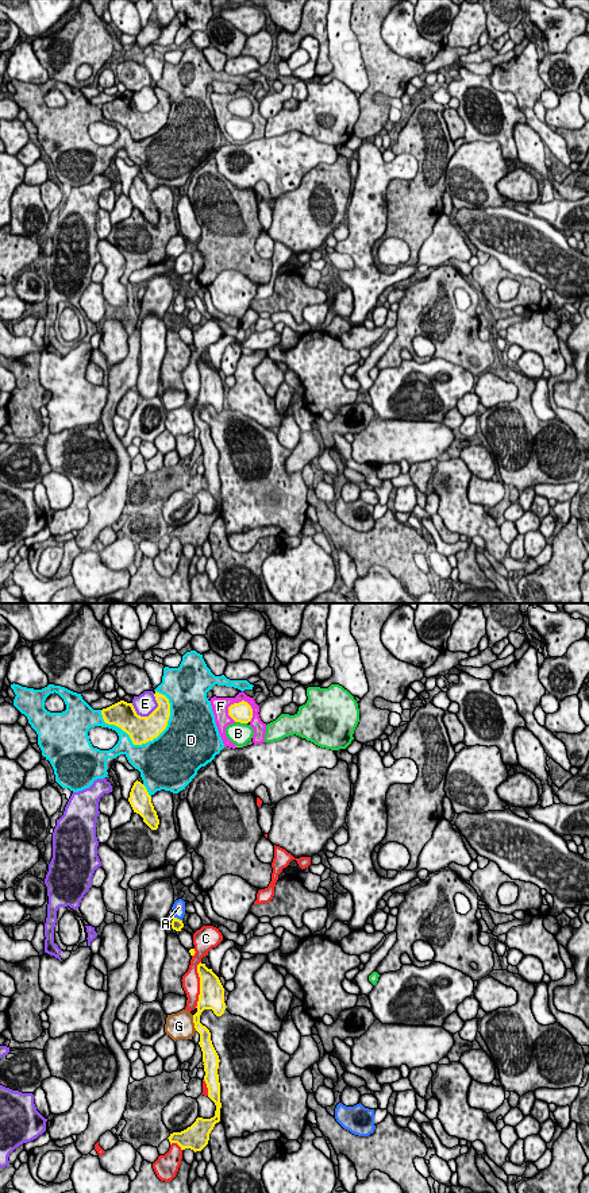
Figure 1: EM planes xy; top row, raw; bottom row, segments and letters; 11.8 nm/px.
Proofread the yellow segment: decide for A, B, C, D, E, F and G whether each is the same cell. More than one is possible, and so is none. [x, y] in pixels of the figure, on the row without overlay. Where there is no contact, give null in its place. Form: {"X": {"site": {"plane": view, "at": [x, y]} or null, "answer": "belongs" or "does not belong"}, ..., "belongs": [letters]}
{"A": {"site": {"plane": "xy", "at": [176, 313]}, "answer": "does not belong"}, "B": {"site": {"plane": "xy", "at": [241, 118]}, "answer": "does not belong"}, "C": {"site": {"plane": "xy", "at": [200, 379]}, "answer": "does not belong"}, "D": {"site": {"plane": "xy", "at": [139, 139]}, "answer": "does not belong"}, "E": {"site": {"plane": "xy", "at": [154, 105]}, "answer": "does not belong"}, "F": {"site": {"plane": "xy", "at": [246, 97]}, "answer": "does not belong"}, "G": {"site": {"plane": "xy", "at": [193, 417]}, "answer": "does not belong"}, "belongs": []}

